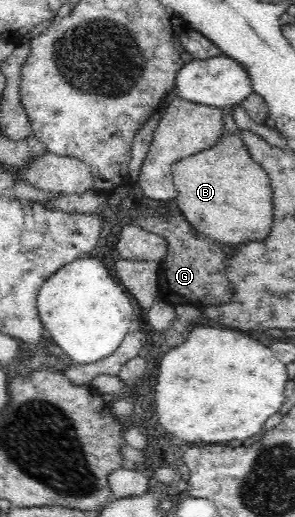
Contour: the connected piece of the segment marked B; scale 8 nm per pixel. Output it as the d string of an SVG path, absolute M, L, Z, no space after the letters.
M228 131L221 135L222 139L212 148L202 150L193 156L180 159L172 167L172 178L176 189L177 203L181 214L188 224L199 233L214 239L220 245L239 247L249 241L263 241L271 233L273 219L273 188L268 173L249 156L245 142L239 132L230 134Z

